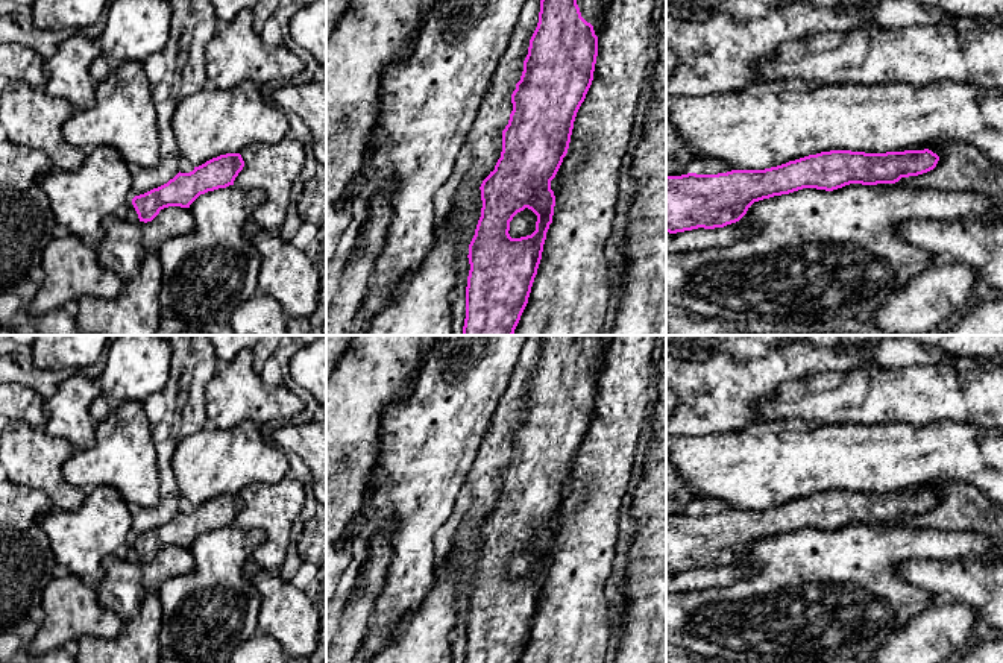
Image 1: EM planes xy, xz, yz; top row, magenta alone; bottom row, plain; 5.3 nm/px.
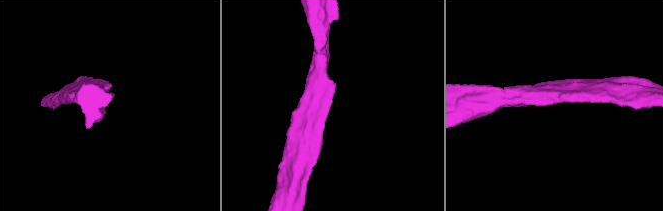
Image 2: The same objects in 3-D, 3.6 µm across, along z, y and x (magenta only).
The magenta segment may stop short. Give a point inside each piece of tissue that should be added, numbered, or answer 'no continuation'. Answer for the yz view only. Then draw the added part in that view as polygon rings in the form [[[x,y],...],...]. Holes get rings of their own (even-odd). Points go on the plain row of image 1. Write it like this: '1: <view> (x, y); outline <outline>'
no continuation

